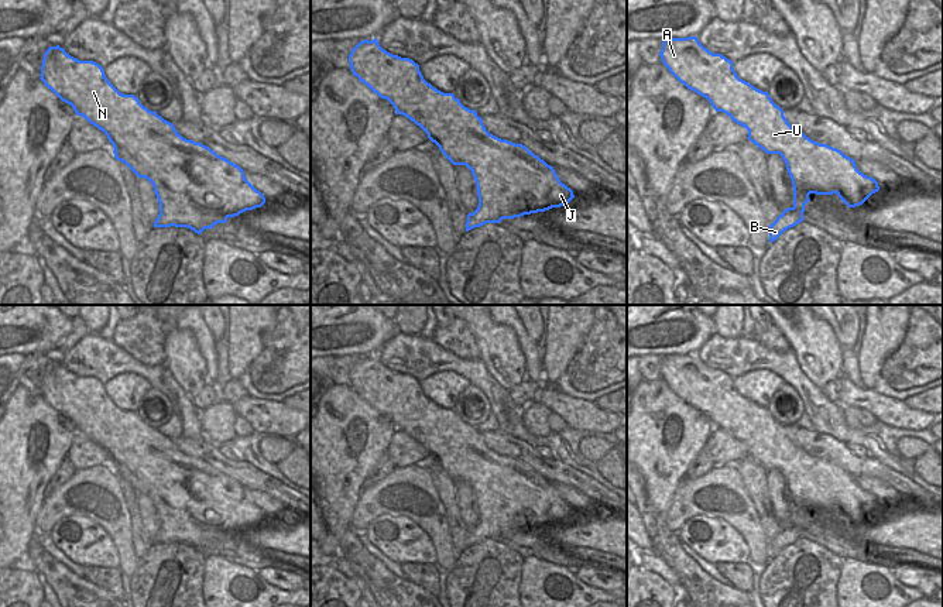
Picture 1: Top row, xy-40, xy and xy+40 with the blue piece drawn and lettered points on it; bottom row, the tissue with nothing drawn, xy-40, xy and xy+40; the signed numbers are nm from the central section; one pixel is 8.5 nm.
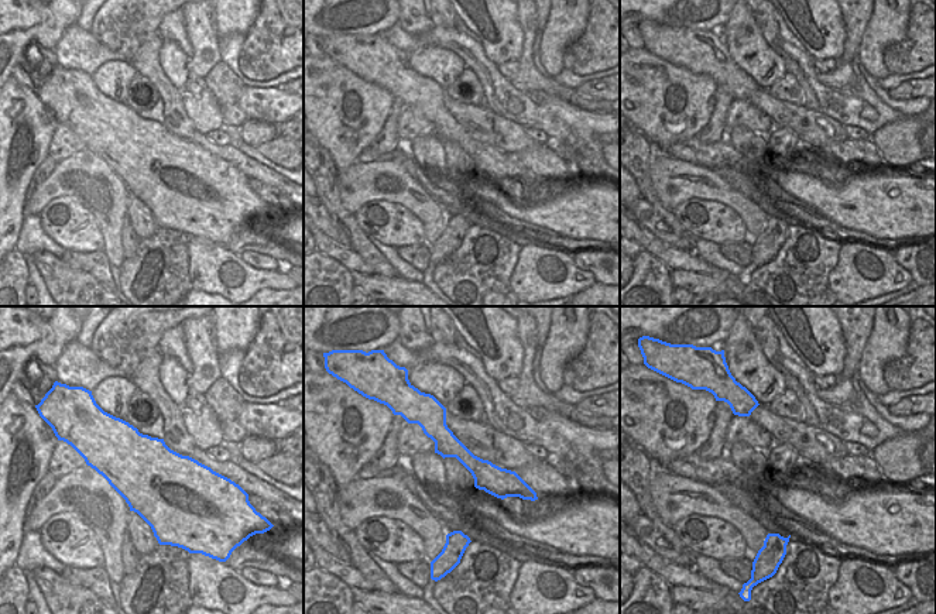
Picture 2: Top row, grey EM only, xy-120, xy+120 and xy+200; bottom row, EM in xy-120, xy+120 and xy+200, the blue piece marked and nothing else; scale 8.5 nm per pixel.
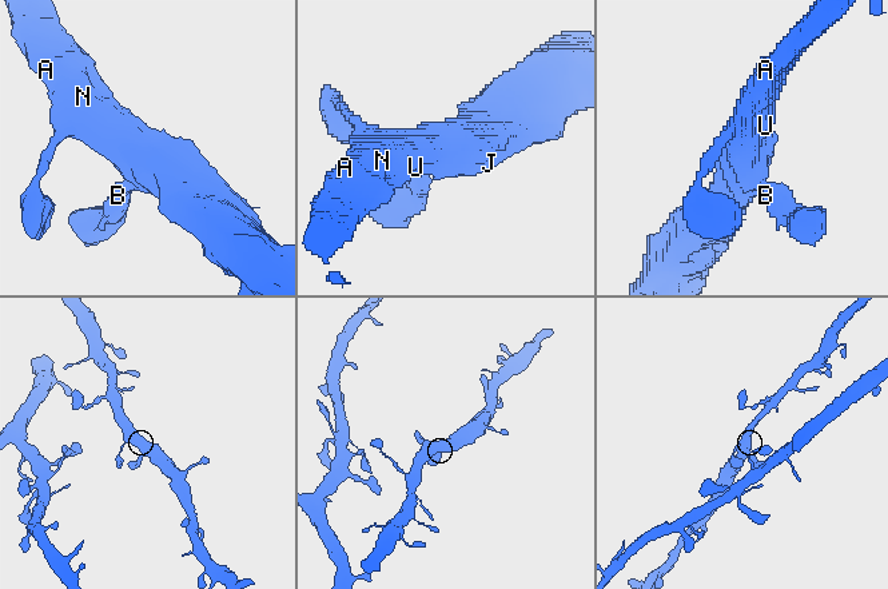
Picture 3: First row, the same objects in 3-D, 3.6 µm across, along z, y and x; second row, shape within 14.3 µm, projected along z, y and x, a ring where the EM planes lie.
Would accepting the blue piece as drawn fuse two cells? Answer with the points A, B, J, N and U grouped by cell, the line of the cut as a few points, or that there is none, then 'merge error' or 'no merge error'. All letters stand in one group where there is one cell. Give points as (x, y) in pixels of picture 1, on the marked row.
A B J N U | no cut | no merge error

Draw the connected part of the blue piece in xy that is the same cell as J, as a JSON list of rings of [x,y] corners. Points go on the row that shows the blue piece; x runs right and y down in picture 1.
[[[374,38],[360,41],[349,55],[352,72],[381,99],[419,126],[453,165],[466,165],[476,181],[479,206],[467,215],[466,232],[503,219],[545,212],[569,203],[575,195],[548,165],[525,145],[490,134],[476,110],[464,107],[453,93],[443,93],[428,83],[419,65],[383,49]]]

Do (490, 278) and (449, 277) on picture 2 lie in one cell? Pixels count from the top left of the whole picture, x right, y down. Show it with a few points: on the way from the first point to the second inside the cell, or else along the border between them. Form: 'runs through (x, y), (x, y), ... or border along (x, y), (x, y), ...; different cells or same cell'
runs through (480, 278), (459, 277); same cell

